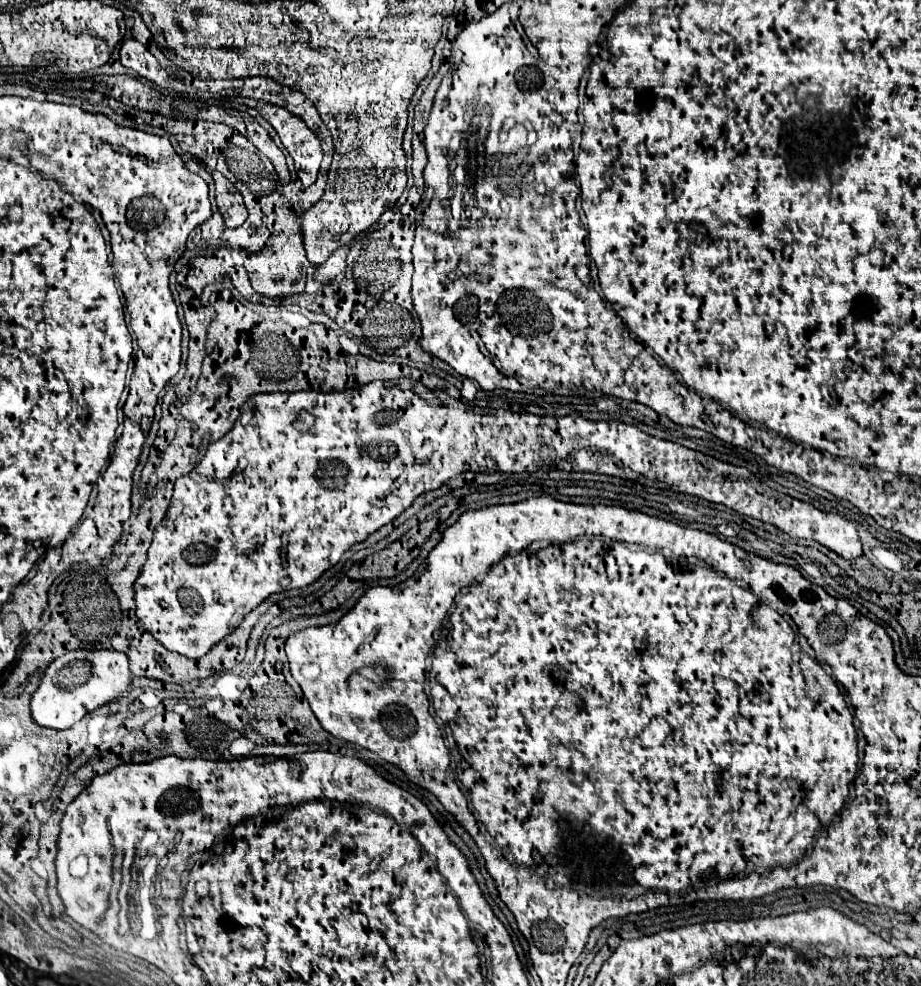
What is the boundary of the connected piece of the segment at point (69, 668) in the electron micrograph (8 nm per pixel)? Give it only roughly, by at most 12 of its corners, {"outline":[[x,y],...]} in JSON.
{"outline":[[69,651],[31,695],[31,717],[69,729],[129,691],[125,653]]}

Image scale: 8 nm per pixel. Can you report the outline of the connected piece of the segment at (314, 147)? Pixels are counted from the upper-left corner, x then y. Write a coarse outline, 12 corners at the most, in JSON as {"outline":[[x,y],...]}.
{"outline":[[264,101],[257,111],[293,157],[299,181],[313,185],[324,156],[301,117]]}

